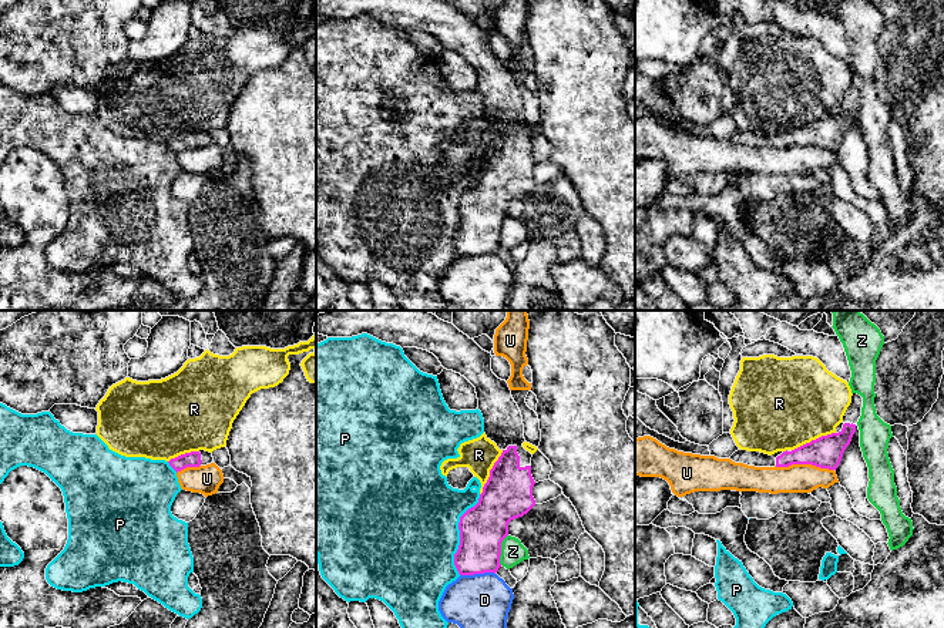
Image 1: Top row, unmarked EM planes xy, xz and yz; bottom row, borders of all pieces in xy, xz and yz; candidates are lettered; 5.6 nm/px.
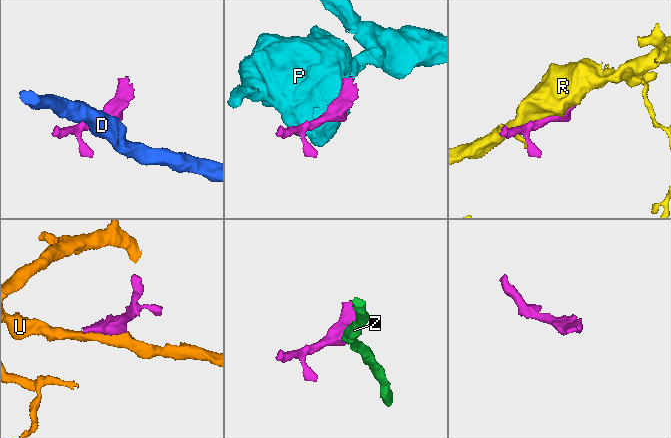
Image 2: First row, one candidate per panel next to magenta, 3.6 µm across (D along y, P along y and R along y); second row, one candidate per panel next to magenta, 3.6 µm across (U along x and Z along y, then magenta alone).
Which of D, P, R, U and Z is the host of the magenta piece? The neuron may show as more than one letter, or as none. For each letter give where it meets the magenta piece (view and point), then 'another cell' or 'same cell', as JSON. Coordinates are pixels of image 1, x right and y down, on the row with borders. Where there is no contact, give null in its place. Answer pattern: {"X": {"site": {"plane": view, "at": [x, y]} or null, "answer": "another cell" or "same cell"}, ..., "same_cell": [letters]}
{"D": {"site": {"plane": "xz", "at": [477, 573]}, "answer": "another cell"}, "P": {"site": {"plane": "xz", "at": [460, 534]}, "answer": "another cell"}, "R": {"site": {"plane": "xz", "at": [490, 473]}, "answer": "another cell"}, "U": {"site": {"plane": "yz", "at": [805, 463]}, "answer": "another cell"}, "Z": {"site": {"plane": "xz", "at": [500, 550]}, "answer": "another cell"}, "same_cell": []}

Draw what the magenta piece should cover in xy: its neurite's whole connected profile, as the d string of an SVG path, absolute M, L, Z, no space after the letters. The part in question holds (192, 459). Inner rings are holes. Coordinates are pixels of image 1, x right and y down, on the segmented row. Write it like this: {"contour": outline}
{"contour": "M199 450L181 454L175 459L171 459L169 466L178 473L187 467L199 467L214 463L212 453Z"}

